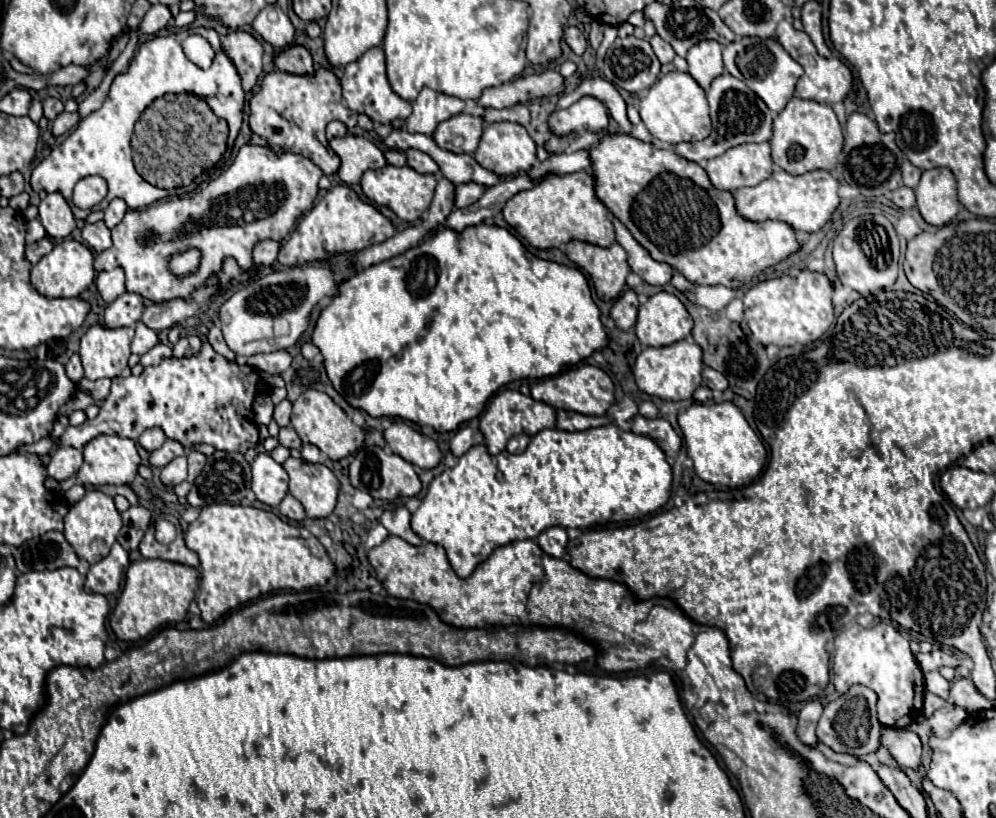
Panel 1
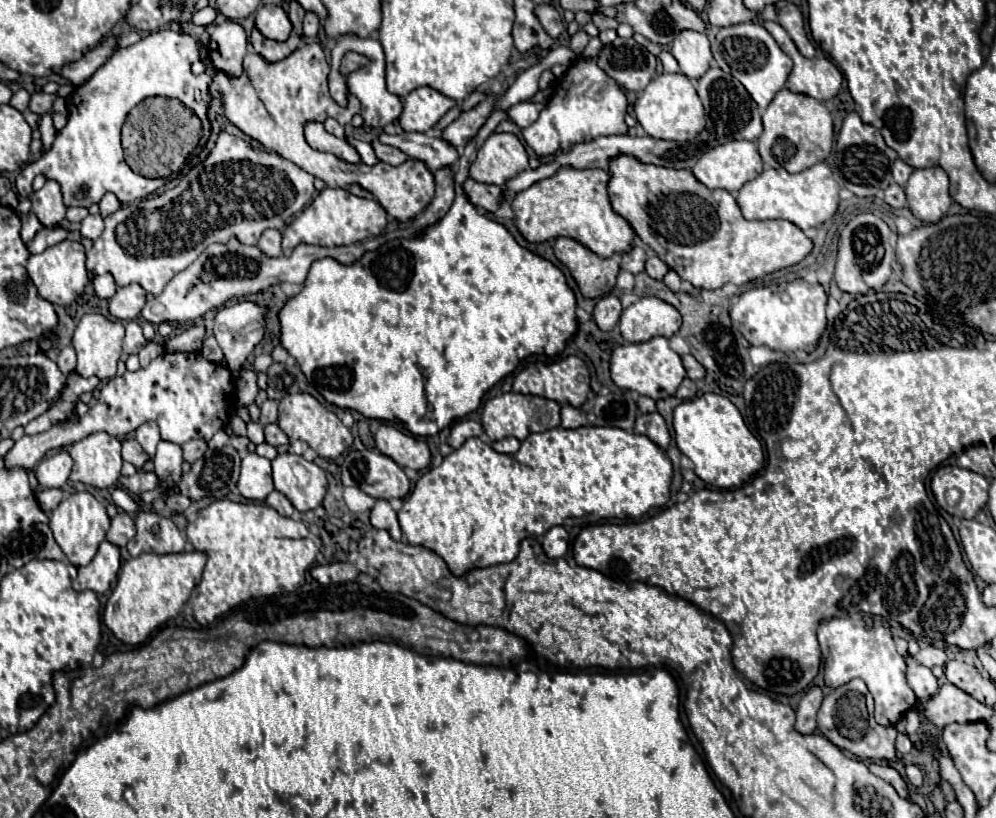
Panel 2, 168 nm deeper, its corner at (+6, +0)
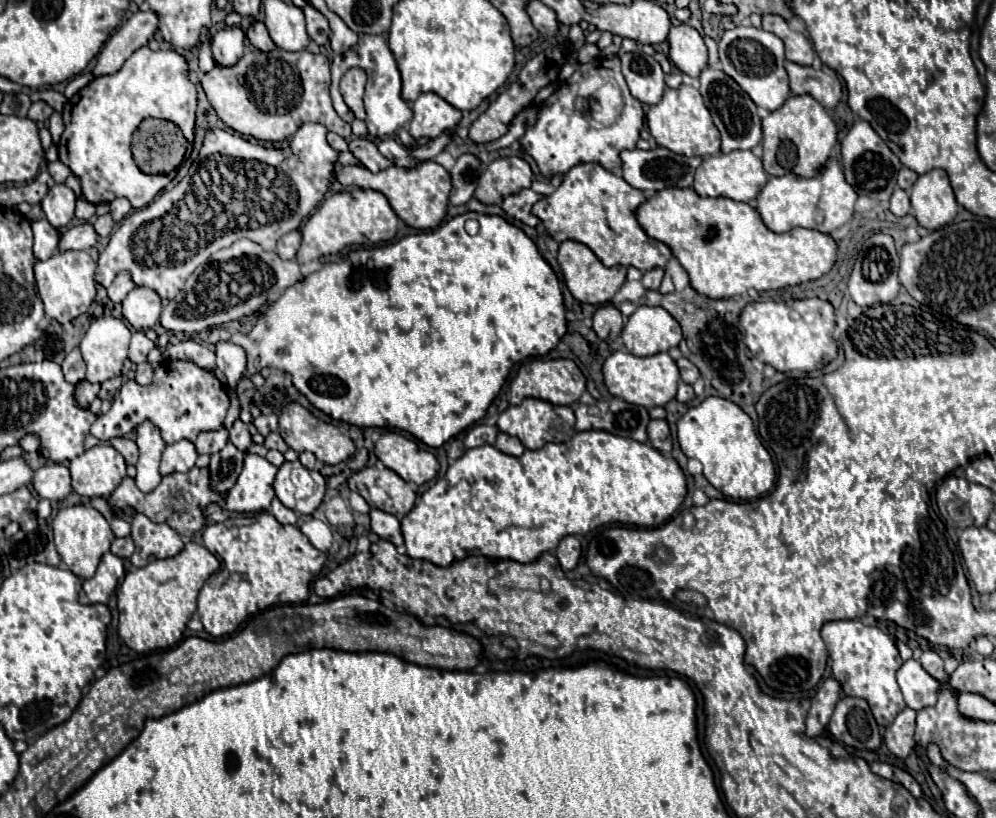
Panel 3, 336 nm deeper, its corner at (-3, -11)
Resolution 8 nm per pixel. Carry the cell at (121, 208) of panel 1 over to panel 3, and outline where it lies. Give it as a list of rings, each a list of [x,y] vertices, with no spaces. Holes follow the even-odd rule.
[[[118,197],[118,199],[110,201],[110,213],[112,213],[112,217],[114,217],[116,223],[120,223],[130,211],[132,211],[132,205],[130,205],[130,201],[124,199],[124,197]]]

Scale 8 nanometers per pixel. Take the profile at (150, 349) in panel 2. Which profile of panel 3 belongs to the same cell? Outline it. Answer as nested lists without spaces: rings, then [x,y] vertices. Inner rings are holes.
[[[140,363],[136,367],[136,383],[138,385],[148,385],[152,381],[152,375],[154,375],[154,369],[148,363]]]

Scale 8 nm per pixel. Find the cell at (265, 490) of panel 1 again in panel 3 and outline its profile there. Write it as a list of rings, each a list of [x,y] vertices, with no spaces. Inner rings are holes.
[[[246,453],[244,455],[244,467],[242,473],[236,481],[236,485],[228,491],[228,499],[225,501],[224,507],[211,503],[206,509],[206,516],[218,510],[236,511],[236,513],[260,513],[260,511],[268,511],[270,509],[270,501],[274,499],[274,477],[276,477],[276,467],[272,463],[268,463],[264,457],[258,457],[254,453]]]

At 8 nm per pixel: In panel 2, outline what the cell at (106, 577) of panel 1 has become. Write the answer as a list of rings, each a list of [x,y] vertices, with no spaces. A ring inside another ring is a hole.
[[[103,540],[95,558],[87,566],[78,567],[78,576],[72,587],[76,592],[91,590],[97,594],[104,594],[115,582],[119,566],[121,566],[119,548]]]

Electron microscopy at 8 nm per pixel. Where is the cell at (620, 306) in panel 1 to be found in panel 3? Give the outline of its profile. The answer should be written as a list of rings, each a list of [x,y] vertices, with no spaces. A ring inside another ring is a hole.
[[[604,305],[604,307],[598,307],[598,311],[594,313],[592,317],[592,329],[596,331],[596,335],[602,339],[602,341],[614,341],[622,327],[624,327],[624,319],[622,319],[622,313],[614,307],[614,305]]]

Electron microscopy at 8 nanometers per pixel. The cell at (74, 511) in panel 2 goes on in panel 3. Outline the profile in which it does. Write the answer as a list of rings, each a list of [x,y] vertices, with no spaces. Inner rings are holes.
[[[86,505],[60,509],[52,521],[52,531],[54,531],[54,545],[58,555],[62,557],[62,563],[80,579],[90,579],[96,573],[102,555],[110,549],[110,543],[114,541],[114,533],[104,515],[94,507]]]

